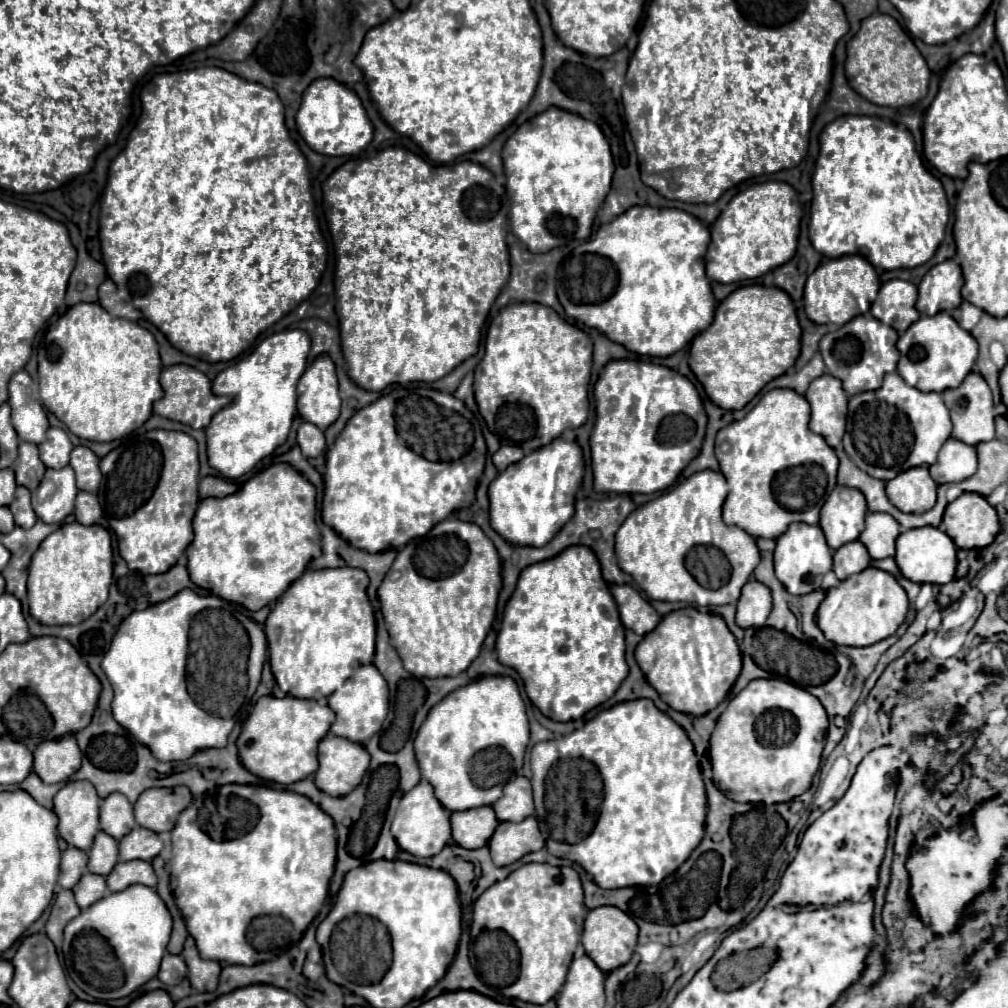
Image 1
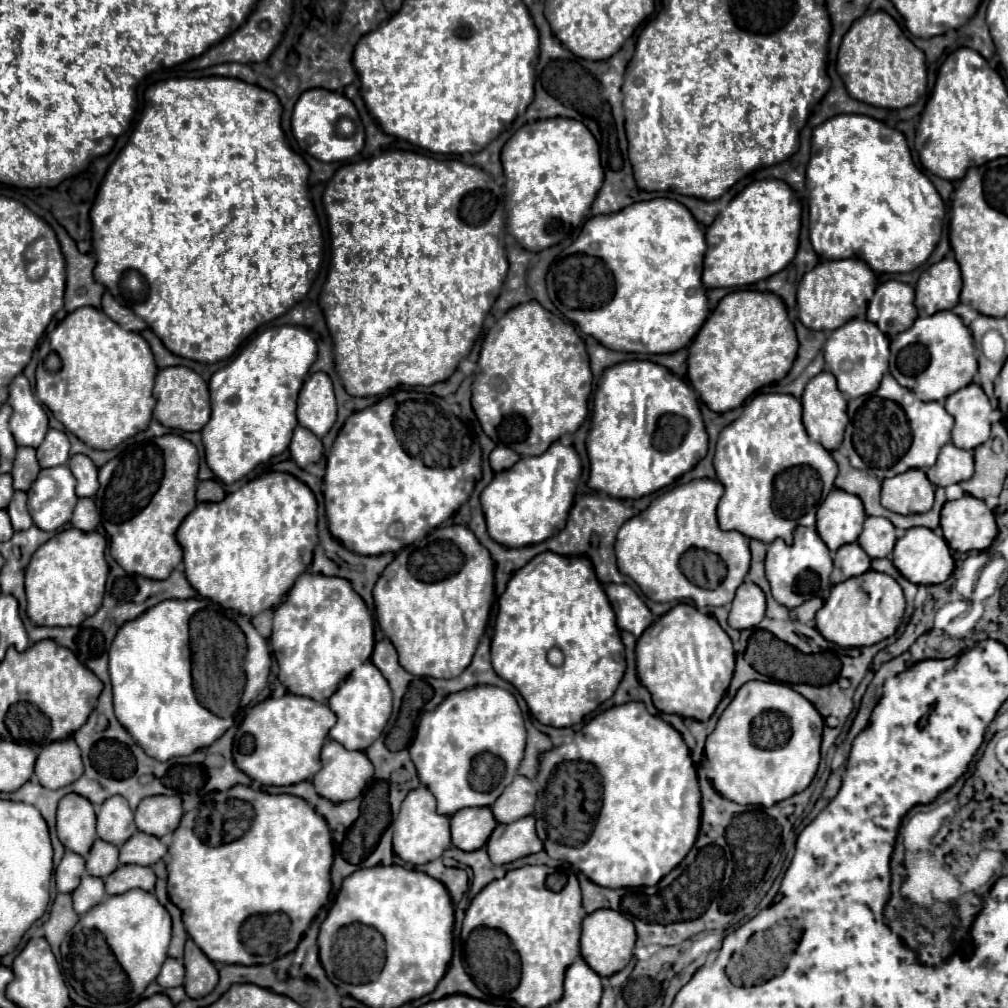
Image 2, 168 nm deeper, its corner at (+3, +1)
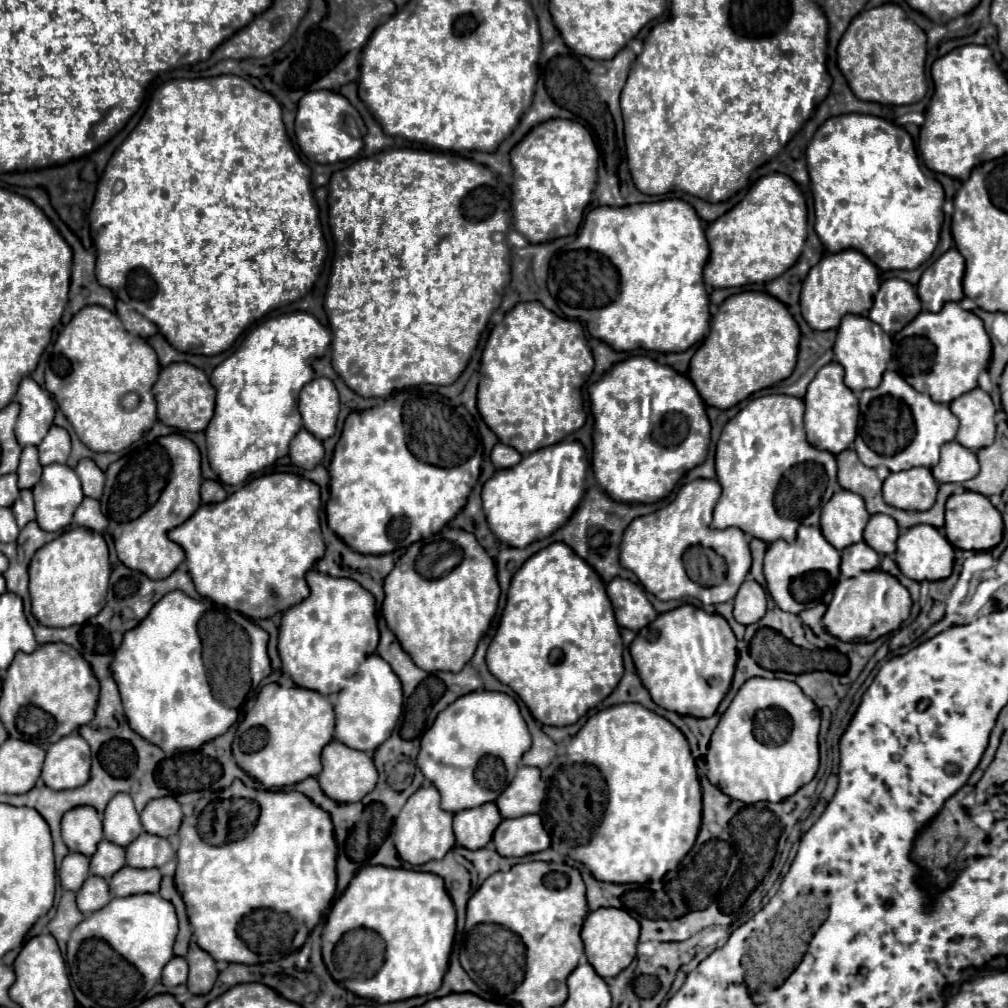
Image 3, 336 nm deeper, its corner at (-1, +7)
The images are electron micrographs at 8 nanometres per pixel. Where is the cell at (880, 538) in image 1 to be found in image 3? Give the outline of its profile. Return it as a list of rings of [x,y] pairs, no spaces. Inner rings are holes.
[[[887,514],[871,516],[871,520],[863,532],[863,540],[879,554],[893,554],[897,536],[899,536],[899,528],[897,528],[895,520],[891,520],[891,516],[887,516]]]

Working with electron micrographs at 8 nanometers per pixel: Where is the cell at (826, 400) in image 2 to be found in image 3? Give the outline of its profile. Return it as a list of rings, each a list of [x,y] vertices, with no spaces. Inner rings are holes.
[[[831,362],[823,366],[813,382],[807,388],[805,394],[805,432],[807,440],[819,448],[827,450],[831,454],[839,454],[849,448],[849,444],[855,440],[857,434],[857,418],[859,418],[859,402],[855,394],[845,386],[843,382],[843,368],[837,362]]]

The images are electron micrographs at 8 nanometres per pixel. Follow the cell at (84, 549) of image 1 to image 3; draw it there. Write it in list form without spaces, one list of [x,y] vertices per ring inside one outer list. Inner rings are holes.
[[[79,526],[65,530],[59,538],[39,548],[39,552],[35,552],[29,564],[29,594],[33,602],[33,608],[31,608],[33,616],[45,626],[65,628],[73,624],[83,624],[91,616],[99,614],[101,608],[105,606],[109,574],[111,574],[109,550],[107,550],[103,536],[99,532],[91,532],[89,528],[79,528]]]

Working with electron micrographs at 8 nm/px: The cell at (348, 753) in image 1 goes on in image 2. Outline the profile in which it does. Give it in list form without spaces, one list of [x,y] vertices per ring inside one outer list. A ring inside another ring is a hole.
[[[327,740],[321,750],[321,764],[323,768],[315,774],[313,786],[319,796],[331,800],[331,802],[347,802],[363,794],[363,790],[373,782],[373,766],[365,752],[351,752],[343,744],[335,740]]]

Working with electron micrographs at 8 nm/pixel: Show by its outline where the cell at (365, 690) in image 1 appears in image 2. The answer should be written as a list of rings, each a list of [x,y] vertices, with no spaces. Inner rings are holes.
[[[371,656],[365,664],[353,668],[353,672],[339,684],[339,690],[329,698],[329,708],[337,716],[337,724],[331,728],[329,736],[343,744],[347,750],[365,750],[369,748],[387,726],[387,720],[393,710],[393,696],[387,680],[379,674],[377,666],[373,664]]]

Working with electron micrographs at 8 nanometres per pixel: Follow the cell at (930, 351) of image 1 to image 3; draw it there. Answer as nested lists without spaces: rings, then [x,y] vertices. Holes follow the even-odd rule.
[[[947,302],[941,312],[921,312],[911,324],[893,336],[893,358],[889,368],[903,376],[917,392],[925,392],[935,402],[949,404],[957,396],[977,386],[979,372],[991,358],[991,342],[983,322],[963,310],[957,302]]]

